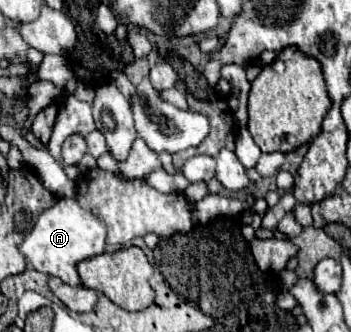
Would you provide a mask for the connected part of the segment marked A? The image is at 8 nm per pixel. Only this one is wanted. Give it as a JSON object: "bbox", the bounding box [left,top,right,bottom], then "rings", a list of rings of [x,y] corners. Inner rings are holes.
{"bbox":[20,199,106,287],"rings":[[[58,199],[52,207],[40,213],[36,225],[20,245],[26,261],[40,273],[60,277],[64,283],[76,287],[82,283],[76,265],[82,259],[106,251],[106,225],[92,211],[82,209],[76,199]]]}

